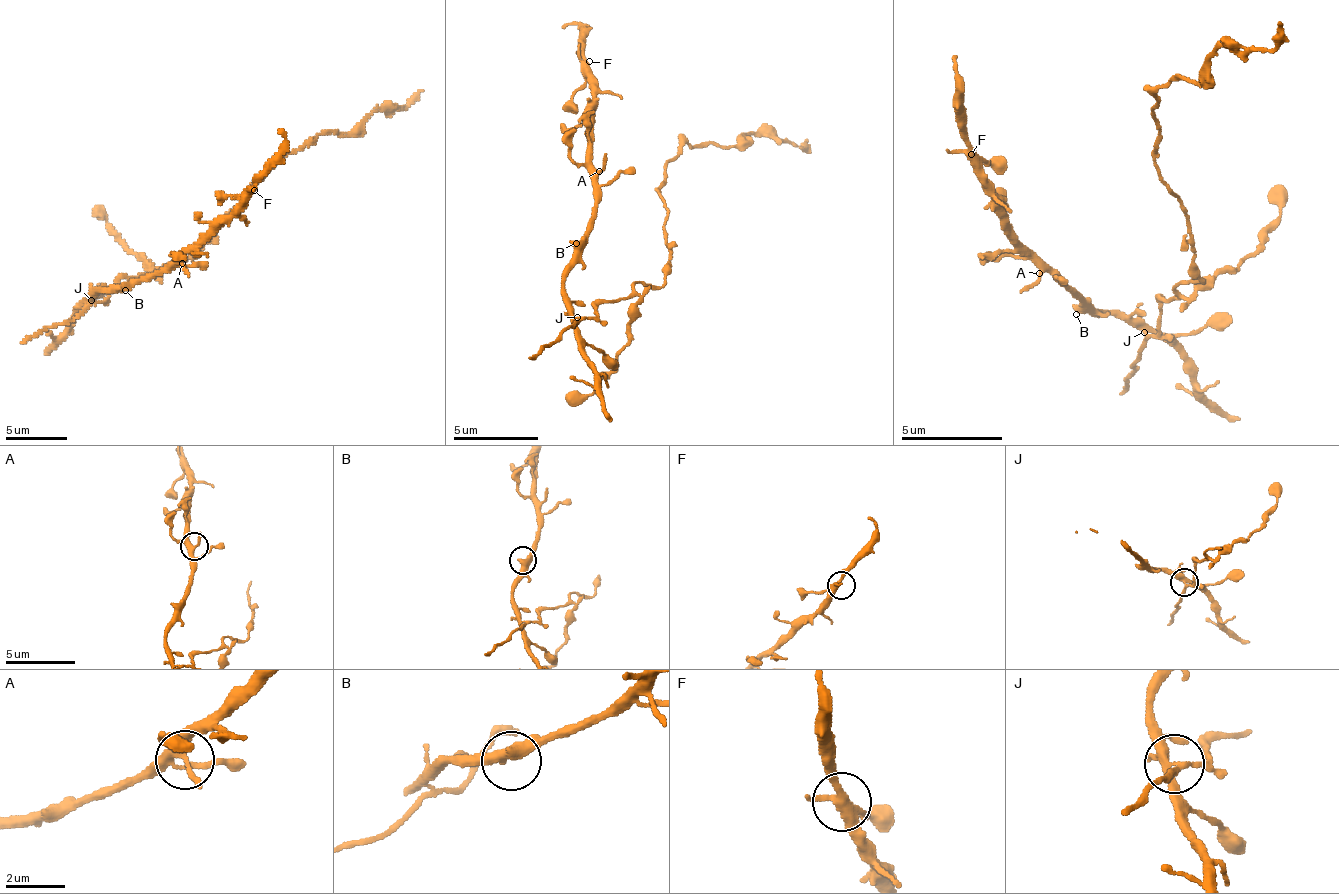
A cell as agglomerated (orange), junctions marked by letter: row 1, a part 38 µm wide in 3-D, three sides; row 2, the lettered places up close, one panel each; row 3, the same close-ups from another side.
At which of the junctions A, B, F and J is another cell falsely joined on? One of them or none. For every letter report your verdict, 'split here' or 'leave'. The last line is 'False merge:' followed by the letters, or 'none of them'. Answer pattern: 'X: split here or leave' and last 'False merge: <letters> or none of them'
A: leave
B: leave
F: leave
J: split here
False merge: J

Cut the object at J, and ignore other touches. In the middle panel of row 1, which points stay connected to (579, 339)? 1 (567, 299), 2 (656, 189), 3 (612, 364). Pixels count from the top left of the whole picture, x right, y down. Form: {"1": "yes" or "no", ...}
{"1": "yes", "2": "no", "3": "yes"}

